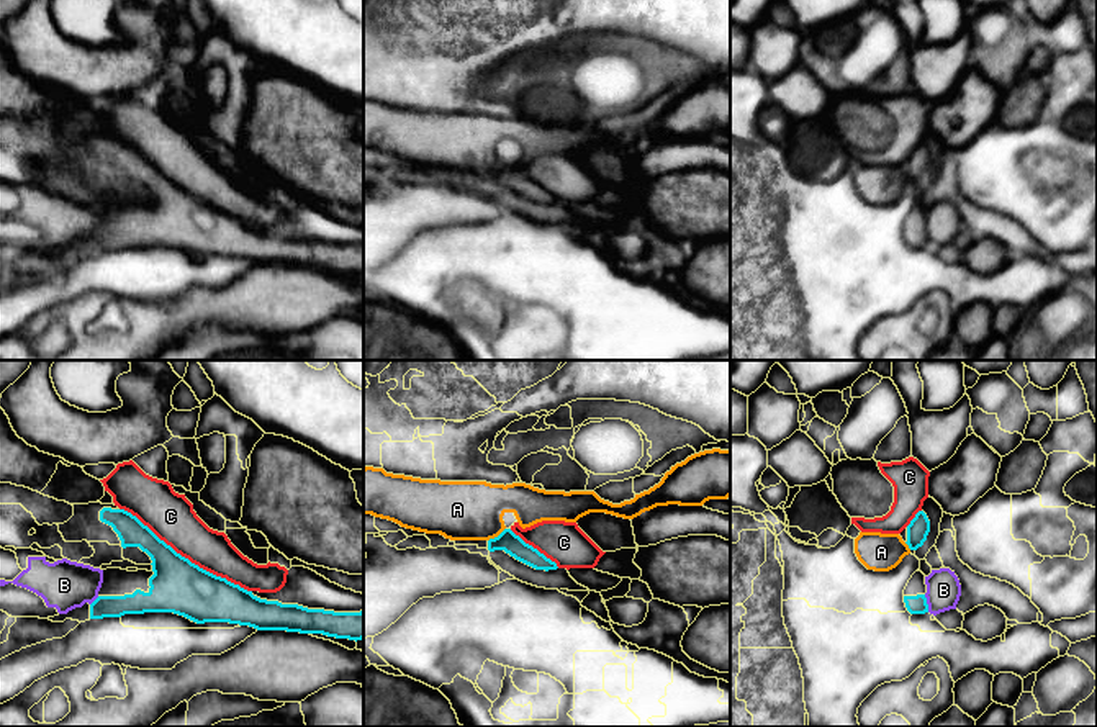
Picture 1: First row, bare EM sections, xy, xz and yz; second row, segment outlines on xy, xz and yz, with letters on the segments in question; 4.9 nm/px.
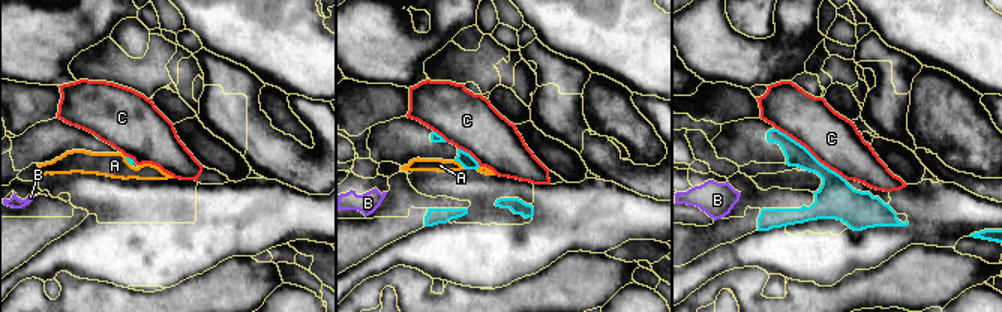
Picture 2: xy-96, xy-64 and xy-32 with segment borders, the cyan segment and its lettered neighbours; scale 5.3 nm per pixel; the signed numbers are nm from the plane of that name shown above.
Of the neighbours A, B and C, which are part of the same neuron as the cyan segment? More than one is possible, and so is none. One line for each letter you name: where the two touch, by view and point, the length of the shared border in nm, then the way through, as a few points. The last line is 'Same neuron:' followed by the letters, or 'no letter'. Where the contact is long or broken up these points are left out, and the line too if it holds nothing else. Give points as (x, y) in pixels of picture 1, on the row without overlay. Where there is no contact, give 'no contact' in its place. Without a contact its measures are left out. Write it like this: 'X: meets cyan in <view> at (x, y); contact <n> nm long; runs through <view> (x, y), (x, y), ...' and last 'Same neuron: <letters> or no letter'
Same neuron: no letter

